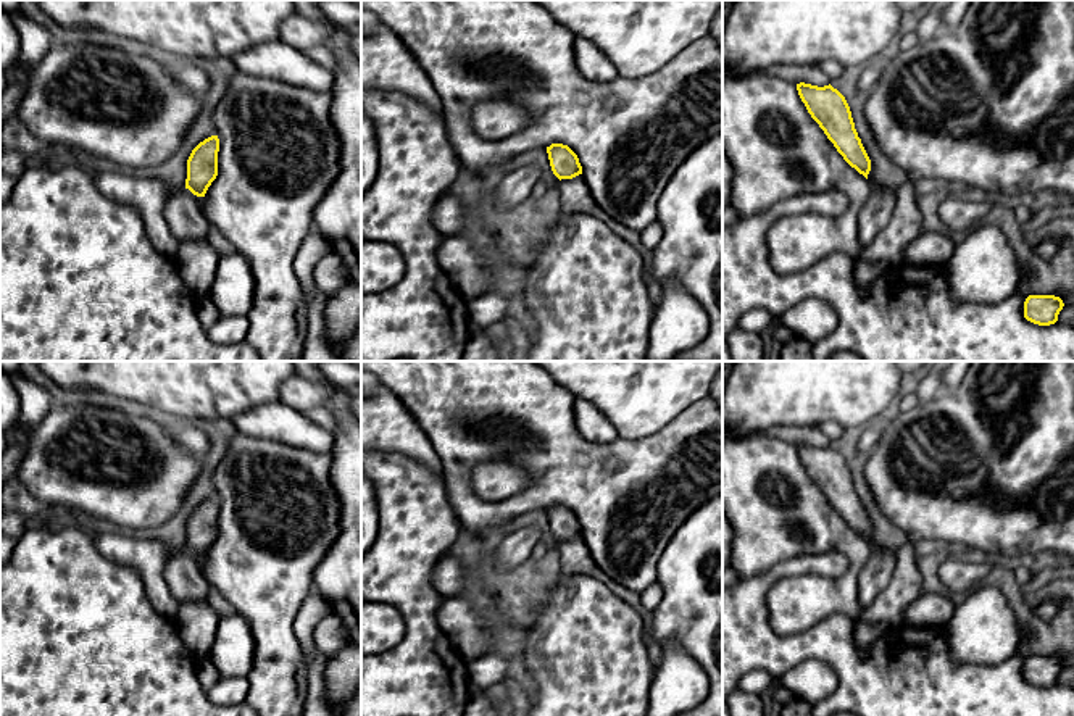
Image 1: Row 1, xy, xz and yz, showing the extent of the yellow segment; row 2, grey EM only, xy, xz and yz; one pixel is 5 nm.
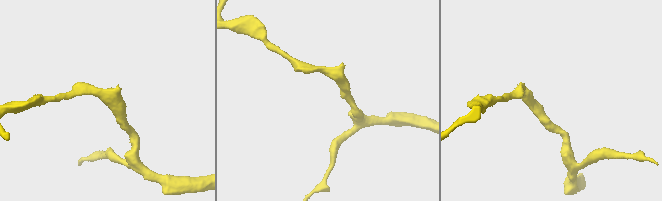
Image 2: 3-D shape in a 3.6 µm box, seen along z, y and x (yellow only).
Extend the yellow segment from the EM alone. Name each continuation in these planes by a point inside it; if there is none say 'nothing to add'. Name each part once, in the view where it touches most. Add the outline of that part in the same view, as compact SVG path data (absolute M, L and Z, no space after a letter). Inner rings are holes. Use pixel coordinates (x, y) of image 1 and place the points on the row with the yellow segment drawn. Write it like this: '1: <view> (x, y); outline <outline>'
nothing to add

